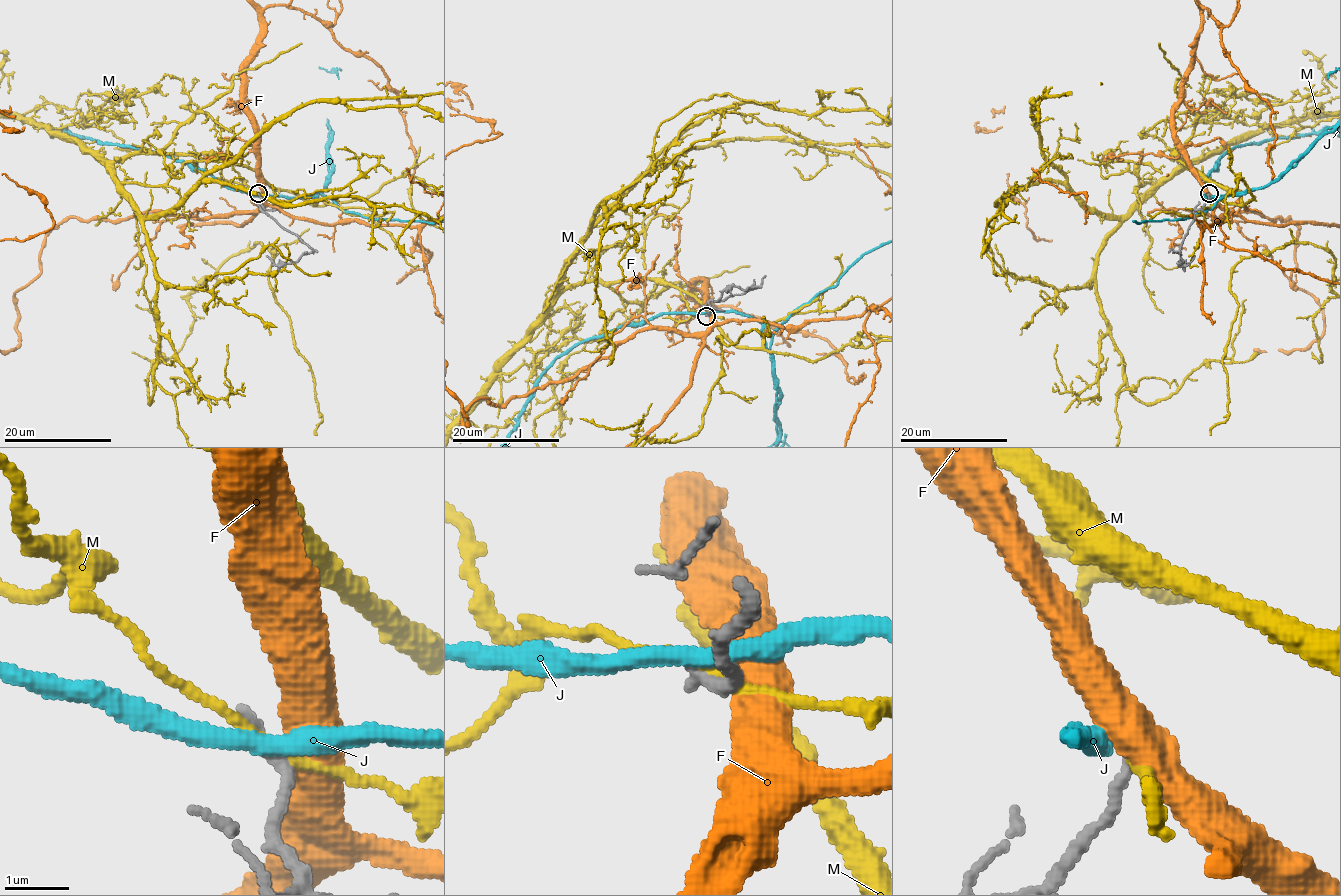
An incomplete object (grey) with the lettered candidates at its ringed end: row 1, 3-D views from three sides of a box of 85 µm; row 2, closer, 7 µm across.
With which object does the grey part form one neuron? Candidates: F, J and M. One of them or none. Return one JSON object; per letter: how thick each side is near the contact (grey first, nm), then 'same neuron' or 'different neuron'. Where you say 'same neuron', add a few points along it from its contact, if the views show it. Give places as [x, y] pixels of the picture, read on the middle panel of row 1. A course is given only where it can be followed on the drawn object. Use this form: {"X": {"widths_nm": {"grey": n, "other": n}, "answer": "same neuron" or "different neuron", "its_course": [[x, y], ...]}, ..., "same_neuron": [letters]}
{"F": {"widths_nm": {"grey": 280, "other": 550}, "answer": "different neuron"}, "J": {"widths_nm": {"grey": 240, "other": 320}, "answer": "different neuron"}, "M": {"widths_nm": {"grey": 280, "other": 130}, "answer": "different neuron"}, "same_neuron": []}

